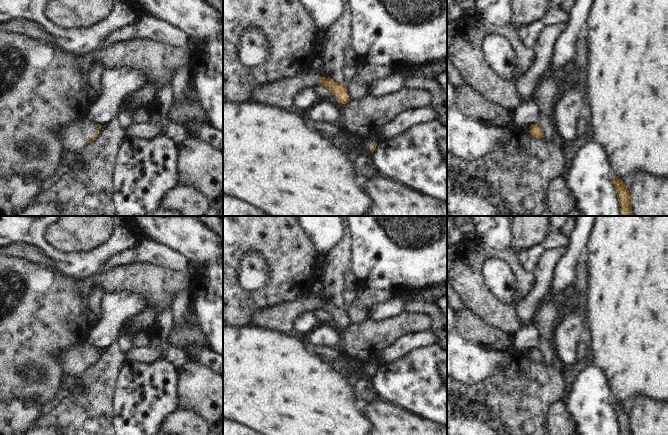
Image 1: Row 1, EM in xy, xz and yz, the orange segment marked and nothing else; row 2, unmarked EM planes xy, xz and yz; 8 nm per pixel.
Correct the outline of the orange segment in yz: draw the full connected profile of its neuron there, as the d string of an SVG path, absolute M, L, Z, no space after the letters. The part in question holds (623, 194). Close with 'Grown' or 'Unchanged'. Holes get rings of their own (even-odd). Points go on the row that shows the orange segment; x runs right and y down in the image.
M611 177L611 179L616 188L617 198L621 207L621 216L633 216L632 199L629 190L621 179L616 177Z. Unchanged

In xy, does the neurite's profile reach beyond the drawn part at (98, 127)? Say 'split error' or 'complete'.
split error

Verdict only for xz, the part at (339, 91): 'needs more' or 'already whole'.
needs more

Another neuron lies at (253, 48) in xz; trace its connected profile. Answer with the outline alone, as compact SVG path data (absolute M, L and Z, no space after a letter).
M249 27L241 36L239 55L243 65L261 65L269 57L269 44L265 35Z

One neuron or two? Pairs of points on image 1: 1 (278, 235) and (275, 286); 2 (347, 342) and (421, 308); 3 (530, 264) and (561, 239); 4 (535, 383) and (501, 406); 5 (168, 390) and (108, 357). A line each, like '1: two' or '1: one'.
1: one
2: two
3: one
4: one
5: two

